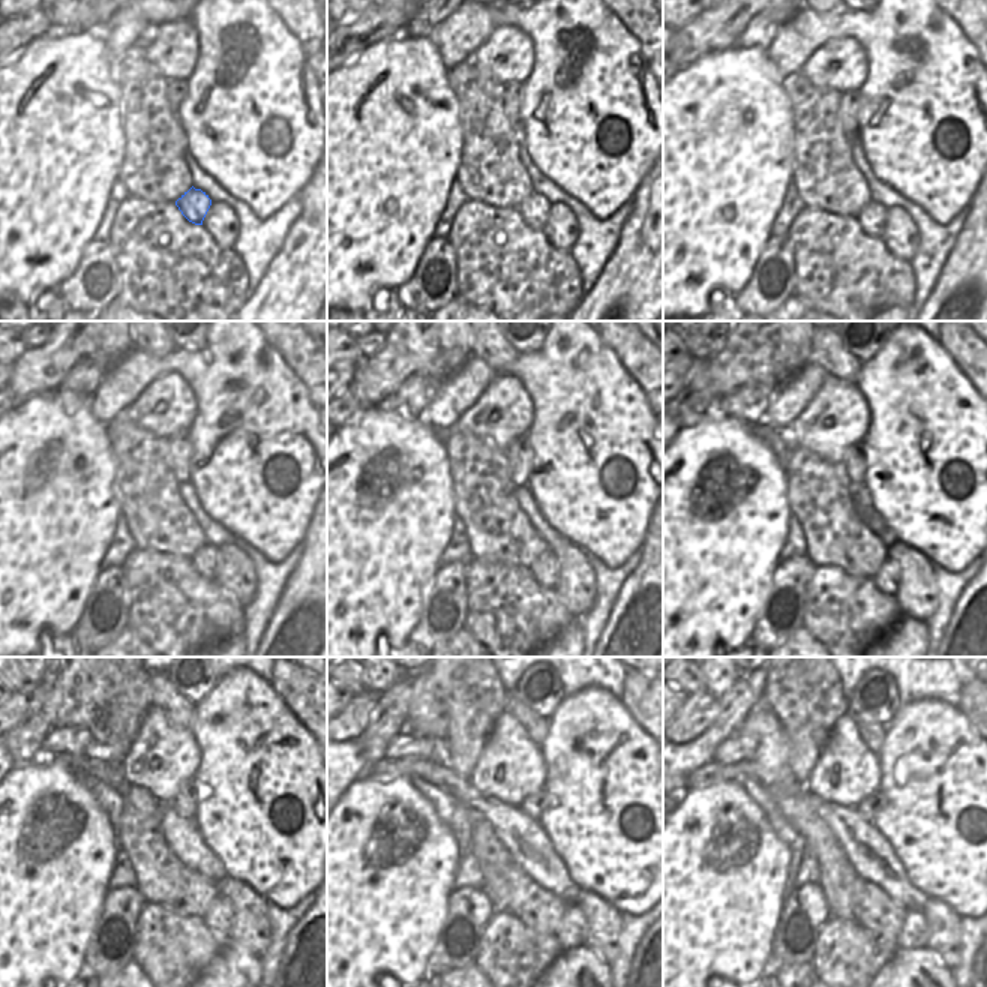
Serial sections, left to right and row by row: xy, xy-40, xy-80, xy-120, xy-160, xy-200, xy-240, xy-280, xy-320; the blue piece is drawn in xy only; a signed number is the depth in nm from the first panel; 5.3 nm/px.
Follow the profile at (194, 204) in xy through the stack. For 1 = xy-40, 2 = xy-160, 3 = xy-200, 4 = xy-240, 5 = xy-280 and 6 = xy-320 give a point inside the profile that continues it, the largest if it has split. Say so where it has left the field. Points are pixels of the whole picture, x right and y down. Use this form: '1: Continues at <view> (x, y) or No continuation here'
1: Continues at xy-40 (534, 210)
2: Continues at xy-160 (545, 569)
3: Continues at xy-200 (887, 578)
4: Continues at xy-240 (218, 918)
5: Continues at xy-280 (572, 933)
6: Continues at xy-320 (914, 933).

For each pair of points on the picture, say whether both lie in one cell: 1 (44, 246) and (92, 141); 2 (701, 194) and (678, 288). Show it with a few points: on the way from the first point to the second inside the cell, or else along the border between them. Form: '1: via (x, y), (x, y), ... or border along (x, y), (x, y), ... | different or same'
1: via (44, 221), (48, 185), (66, 167) | same
2: via (687, 218), (687, 251), (678, 264) | same

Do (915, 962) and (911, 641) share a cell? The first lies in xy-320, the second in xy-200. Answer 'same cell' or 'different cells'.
same cell

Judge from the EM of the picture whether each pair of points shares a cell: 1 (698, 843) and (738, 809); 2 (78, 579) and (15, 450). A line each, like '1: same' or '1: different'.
1: same
2: same

